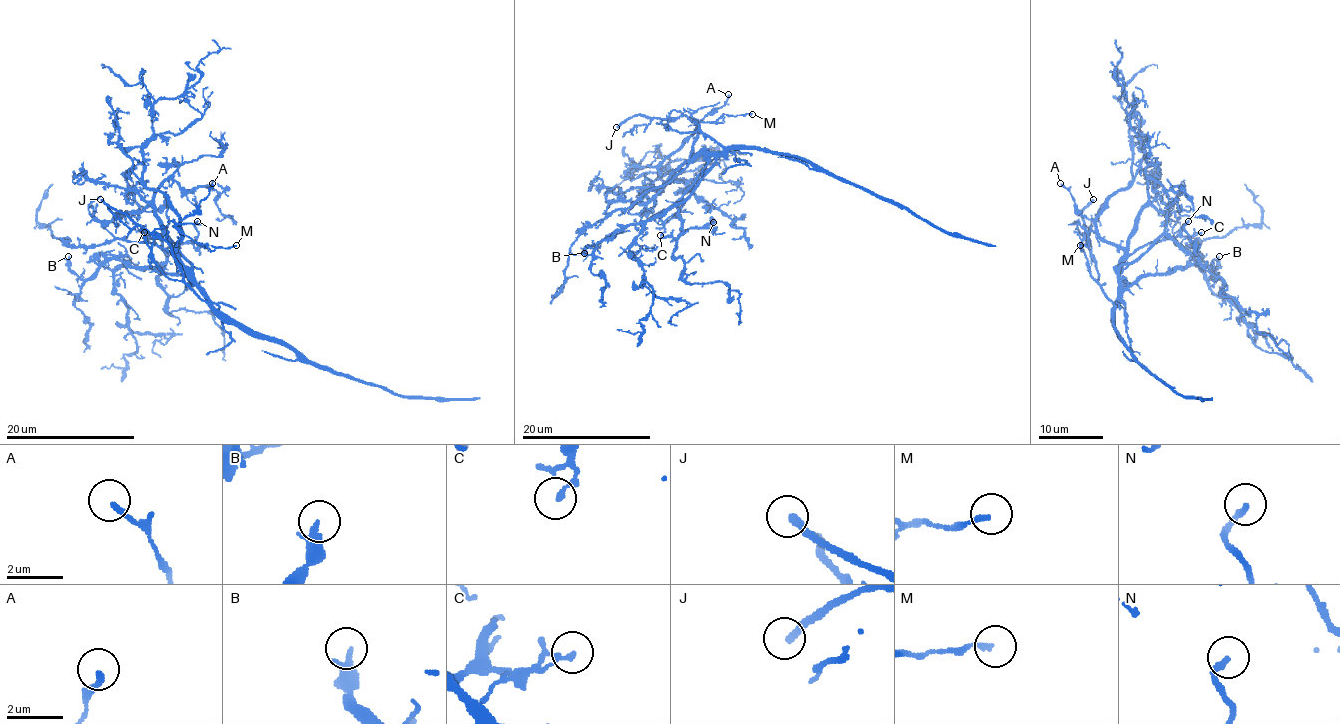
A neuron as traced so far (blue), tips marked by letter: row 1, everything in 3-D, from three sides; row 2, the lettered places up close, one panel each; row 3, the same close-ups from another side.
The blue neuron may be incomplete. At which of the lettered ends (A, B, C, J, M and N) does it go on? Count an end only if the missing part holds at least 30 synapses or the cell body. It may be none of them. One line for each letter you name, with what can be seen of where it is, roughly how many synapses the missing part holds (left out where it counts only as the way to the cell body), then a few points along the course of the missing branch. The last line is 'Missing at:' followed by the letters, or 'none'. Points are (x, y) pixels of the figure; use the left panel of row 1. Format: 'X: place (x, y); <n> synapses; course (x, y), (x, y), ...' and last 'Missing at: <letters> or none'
J: place (100, 199); course (100, 199), (84, 188), (74, 187), (53, 167), (36, 161), (34, 144), (23, 136), (19, 140)
Missing at: J

